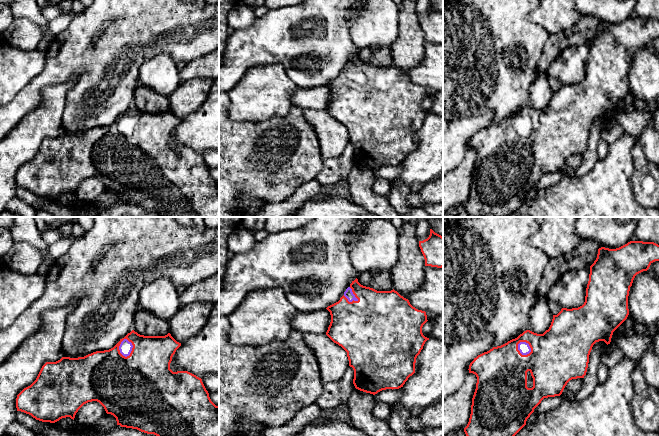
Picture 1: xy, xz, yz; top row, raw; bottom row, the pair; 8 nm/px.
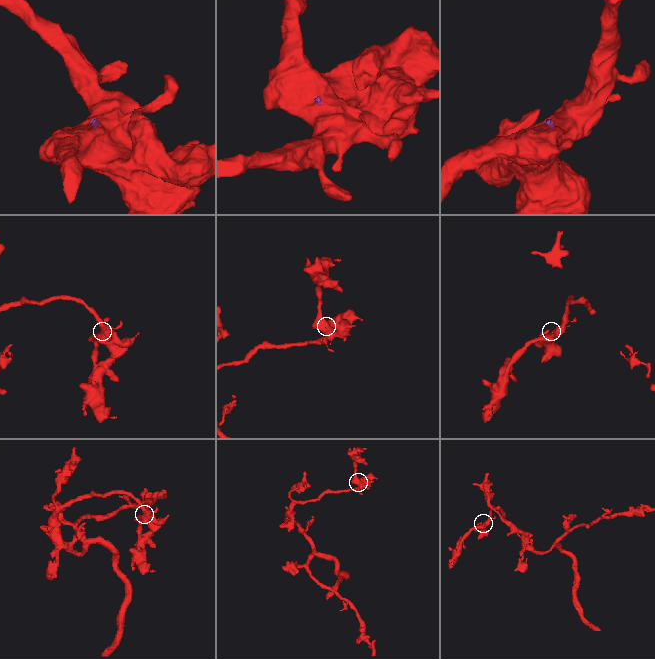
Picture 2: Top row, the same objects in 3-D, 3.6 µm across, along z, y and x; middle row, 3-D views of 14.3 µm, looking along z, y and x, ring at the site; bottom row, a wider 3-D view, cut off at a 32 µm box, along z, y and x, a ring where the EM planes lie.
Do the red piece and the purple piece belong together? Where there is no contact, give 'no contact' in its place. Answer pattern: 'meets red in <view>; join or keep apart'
meets red in xy; join

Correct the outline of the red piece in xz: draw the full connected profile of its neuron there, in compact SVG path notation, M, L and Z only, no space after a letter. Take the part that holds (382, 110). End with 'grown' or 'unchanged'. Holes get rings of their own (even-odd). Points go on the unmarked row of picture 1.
M357 54L340 76L326 85L331 91L326 111L347 128L349 142L354 146L353 160L356 165L373 171L386 165L399 165L415 149L416 134L429 116L422 109L422 103L428 97L425 87L413 83L408 75L394 65L377 67L361 61Z; grown

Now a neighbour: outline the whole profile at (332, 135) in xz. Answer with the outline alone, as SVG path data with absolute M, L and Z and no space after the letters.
M304 109L304 117L316 132L322 160L340 158L349 143L347 128L326 110Z

